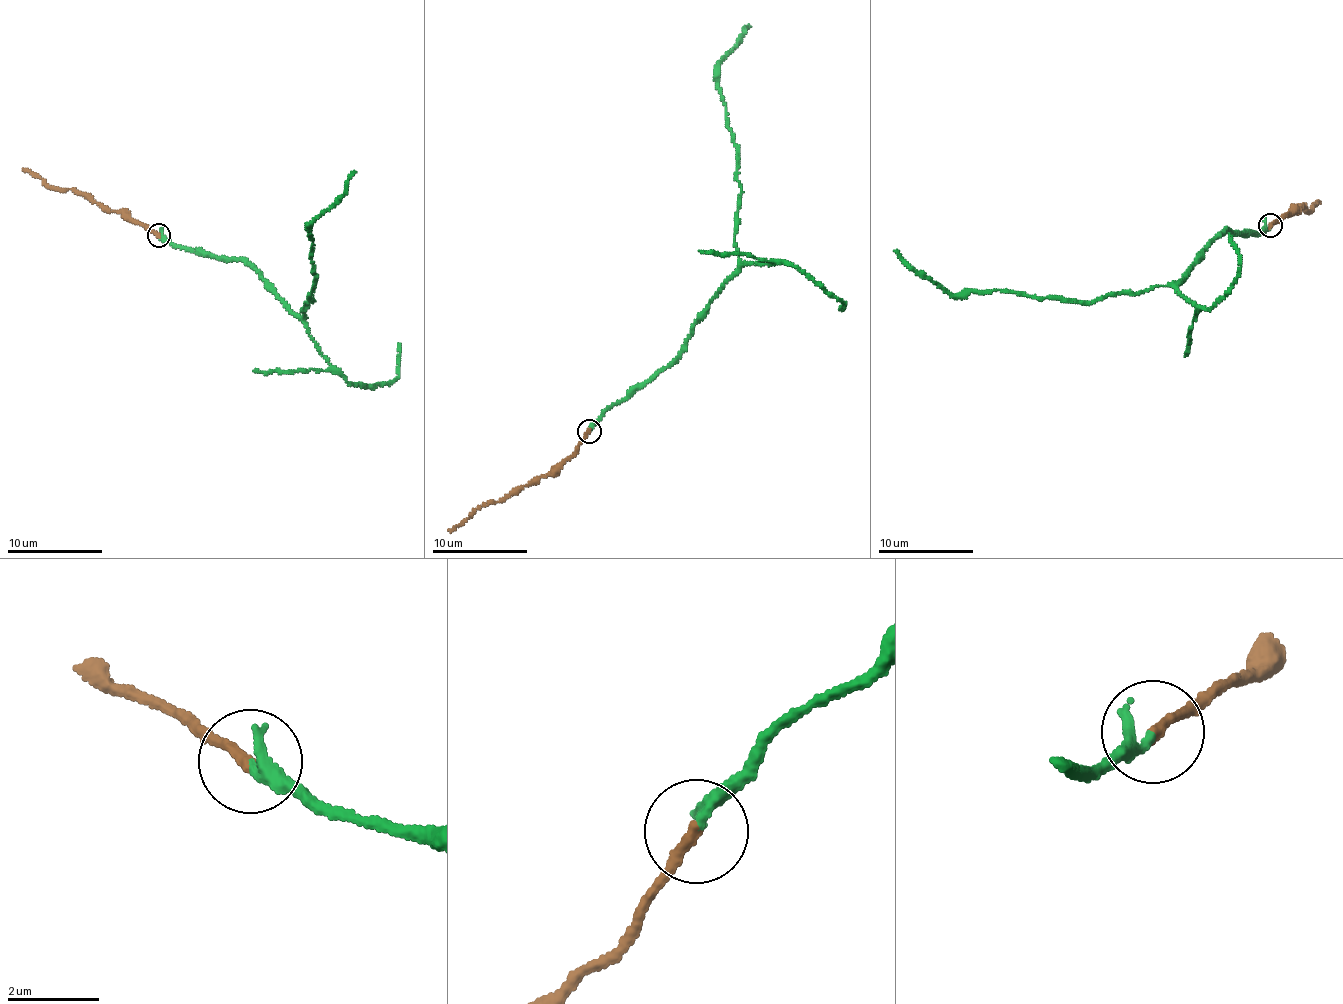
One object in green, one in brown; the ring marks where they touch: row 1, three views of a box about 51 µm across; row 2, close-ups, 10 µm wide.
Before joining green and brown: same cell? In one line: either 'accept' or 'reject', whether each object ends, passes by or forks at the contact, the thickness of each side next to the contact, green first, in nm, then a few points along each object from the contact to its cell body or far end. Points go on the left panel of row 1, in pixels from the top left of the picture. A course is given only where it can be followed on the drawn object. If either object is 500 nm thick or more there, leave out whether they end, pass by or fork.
accept; green passes by; brown ends; calibres 150 and 240 nm; course green (159, 235), (245, 262), (289, 313), (302, 318), (315, 276), (309, 229), (339, 198), (354, 170); course brown (159, 235), (120, 213), (107, 211), (86, 196), (51, 186), (23, 169)

